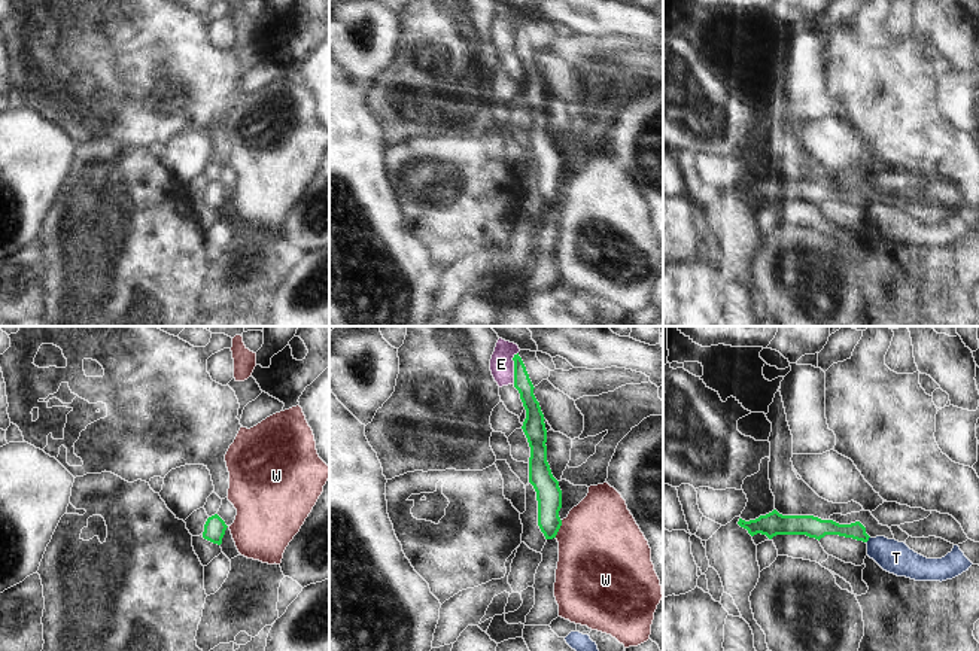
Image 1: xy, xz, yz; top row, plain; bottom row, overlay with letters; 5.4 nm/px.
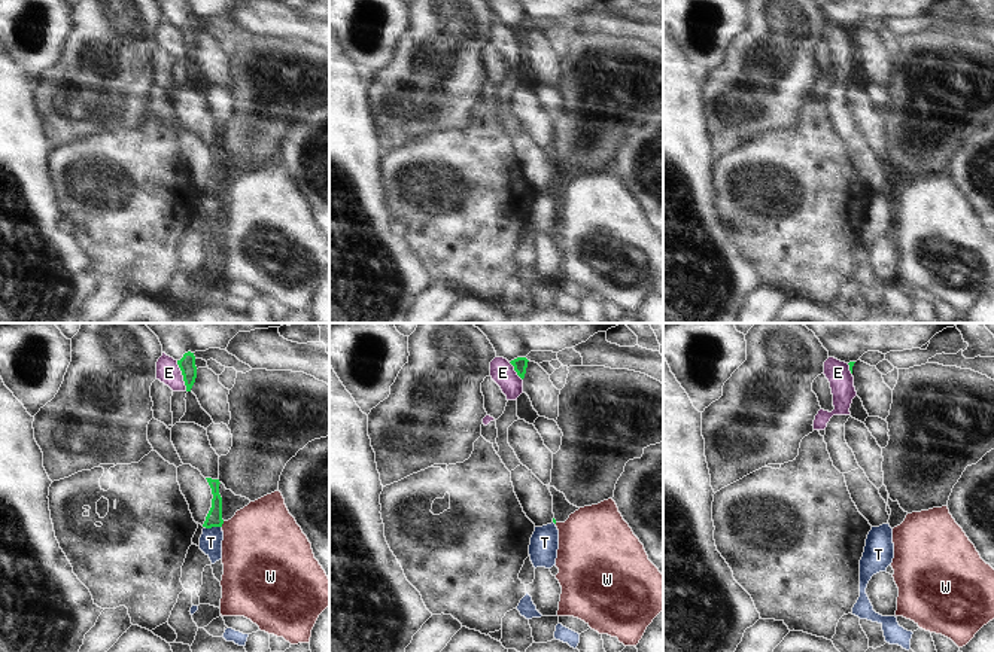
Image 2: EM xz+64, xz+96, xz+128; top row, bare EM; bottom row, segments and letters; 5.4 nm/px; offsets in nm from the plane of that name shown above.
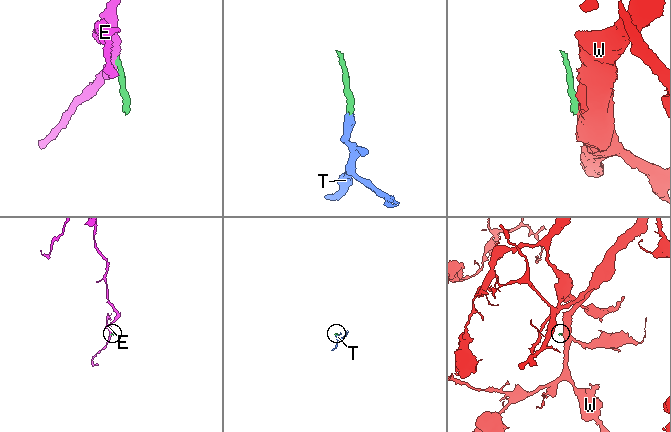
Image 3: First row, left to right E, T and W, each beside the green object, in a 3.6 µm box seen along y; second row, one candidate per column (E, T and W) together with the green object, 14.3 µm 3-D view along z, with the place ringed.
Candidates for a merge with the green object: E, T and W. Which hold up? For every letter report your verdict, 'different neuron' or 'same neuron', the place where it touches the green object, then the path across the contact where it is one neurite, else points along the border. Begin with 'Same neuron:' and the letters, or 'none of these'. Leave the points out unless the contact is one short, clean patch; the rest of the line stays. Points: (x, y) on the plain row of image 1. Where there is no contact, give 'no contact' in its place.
Same neuron: none of these
E: different neuron; meets green in xz at (514, 35); border along xz (517, 18), (513, 24), (513, 49)
T: different neuron; meets green in yz at (867, 206); border along yz (869, 203), (866, 209)
W: different neuron; meets green in xz at (558, 195); border along xz (562, 186), (555, 203)

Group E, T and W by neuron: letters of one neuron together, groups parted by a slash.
E / T / W

